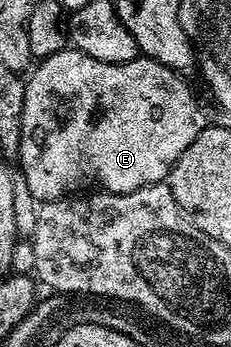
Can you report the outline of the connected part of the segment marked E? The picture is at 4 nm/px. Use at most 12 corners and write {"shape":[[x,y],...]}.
{"shape":[[66,47],[25,81],[38,203],[164,182],[207,128],[184,76]]}

